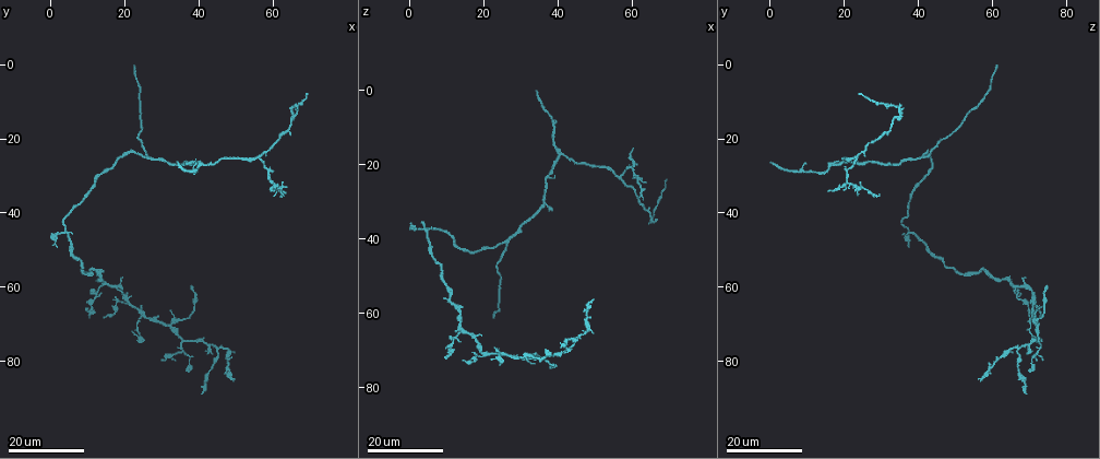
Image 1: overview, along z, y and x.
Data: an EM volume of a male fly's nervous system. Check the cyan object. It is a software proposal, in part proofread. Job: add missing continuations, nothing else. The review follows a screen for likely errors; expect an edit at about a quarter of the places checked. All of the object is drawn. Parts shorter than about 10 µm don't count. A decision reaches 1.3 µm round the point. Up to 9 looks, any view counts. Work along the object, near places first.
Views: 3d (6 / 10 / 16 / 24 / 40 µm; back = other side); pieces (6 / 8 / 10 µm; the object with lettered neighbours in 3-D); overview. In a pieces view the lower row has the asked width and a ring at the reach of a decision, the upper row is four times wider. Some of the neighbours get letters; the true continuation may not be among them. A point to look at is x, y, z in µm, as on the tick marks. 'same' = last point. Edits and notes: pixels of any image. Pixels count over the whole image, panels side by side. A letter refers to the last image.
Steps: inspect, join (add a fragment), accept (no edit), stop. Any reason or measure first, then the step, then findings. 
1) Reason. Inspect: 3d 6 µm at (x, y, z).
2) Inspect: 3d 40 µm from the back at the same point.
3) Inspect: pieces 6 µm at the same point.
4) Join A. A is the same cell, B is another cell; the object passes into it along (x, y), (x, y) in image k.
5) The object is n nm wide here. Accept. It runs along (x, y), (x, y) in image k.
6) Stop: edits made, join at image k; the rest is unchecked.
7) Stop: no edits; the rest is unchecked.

Branch stops here. Inspect: 3d 16 µm at (69.0, 8.0, 24.5).

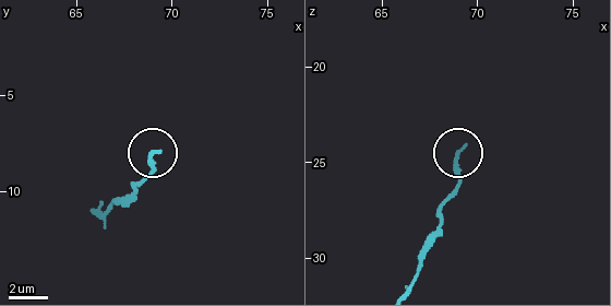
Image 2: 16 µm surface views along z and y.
Inspect: pieces 10 µm at (69.3, 7.9, 24.2).

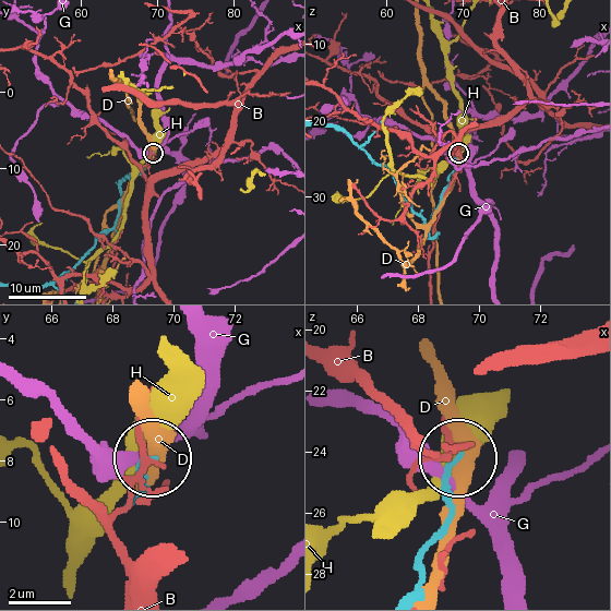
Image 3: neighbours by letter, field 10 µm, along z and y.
The object is 150 nm wide here. Accept. B, D, G and H are other cells; it runs along (405, 590), (450, 512), (457, 460) in image 3; no lettered fragment goes on from it.

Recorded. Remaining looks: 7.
Free end. Inspect: 3d 24 µm at (34.5, 26.5, 0.5).

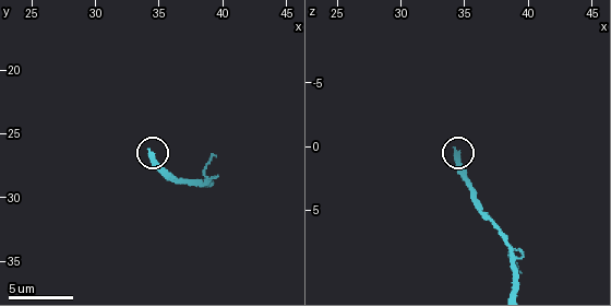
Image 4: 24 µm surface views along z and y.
What lies round it. Inspect: pieces 8 µm at (34.2, 26.6, 0.4).

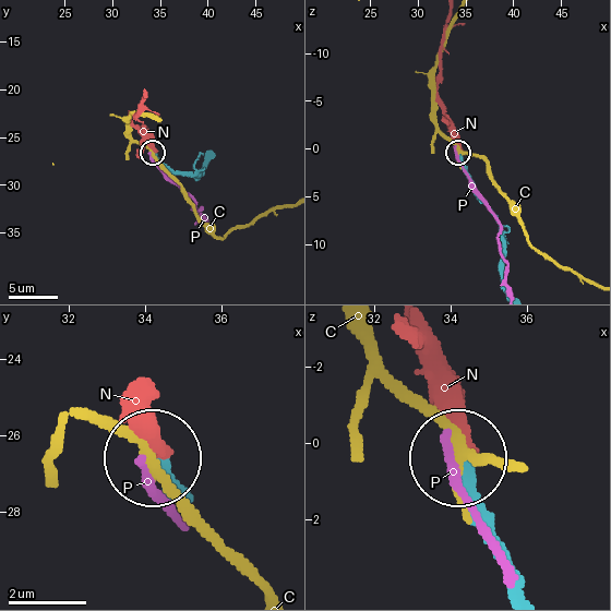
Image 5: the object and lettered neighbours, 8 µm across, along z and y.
The object is 200 nm wide here. Join N. N is the same cell, C and P are other cells; the object passes into it along (189, 496), (150, 428) in image 5; the neuron continues.

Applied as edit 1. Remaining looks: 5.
Long arm stops here. Inspect: 3d 16 µm at (22.5, 0.0, 61.5).

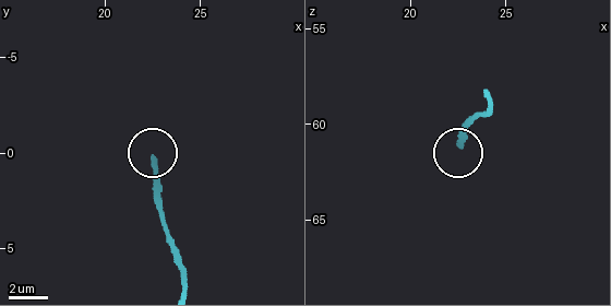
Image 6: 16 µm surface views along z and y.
Inspect: pieces 8 µm at (22.5, 0.3, 61.1).

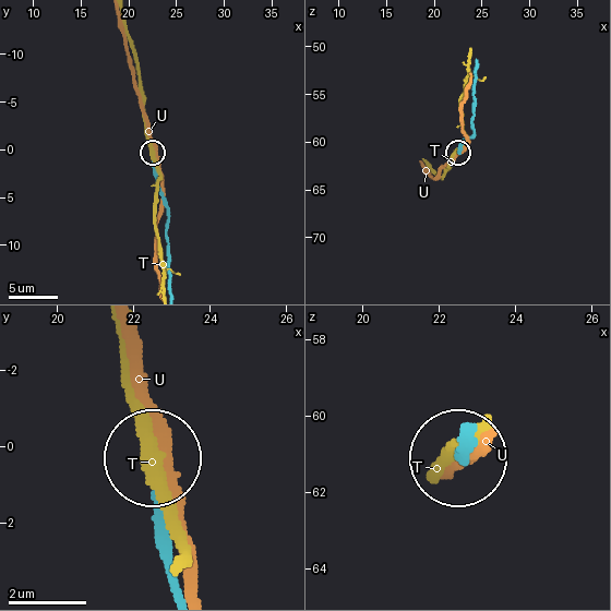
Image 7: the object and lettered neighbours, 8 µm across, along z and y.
Accept. T and U are other cells; it runs along (169, 287), (167, 210), (153, 154) in image 7; no lettered fragment goes on from it.

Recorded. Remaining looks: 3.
Branch stops here. Inspect: 3d 16 µm at (38.5, 60.0, 75.0).

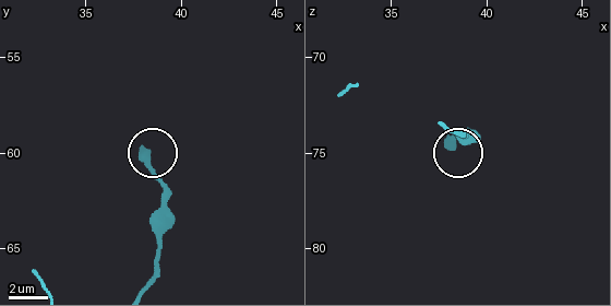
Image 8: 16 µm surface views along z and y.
Inspect: pieces 10 µm at (38.0, 59.8, 74.6).

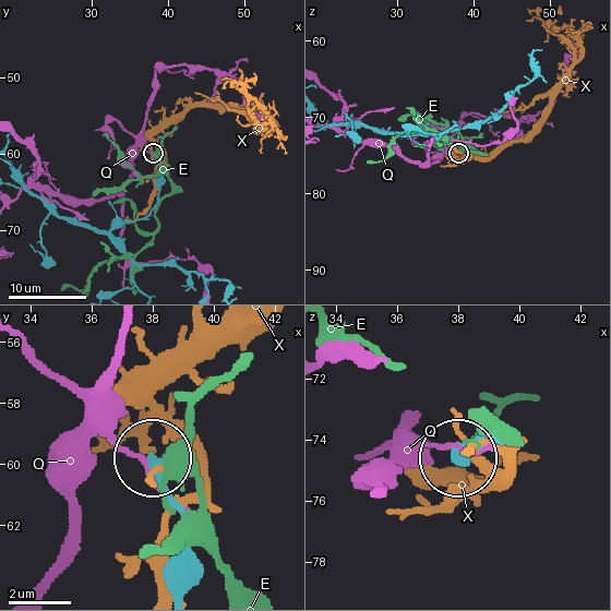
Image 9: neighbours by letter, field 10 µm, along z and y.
Accept. E, Q and X are other cells; it runs along (95, 228), (147, 215), (159, 189), (152, 153) in image 9; none of them fits.

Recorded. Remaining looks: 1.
Stop: edits made, join at image 5; the rest is unchecked.

